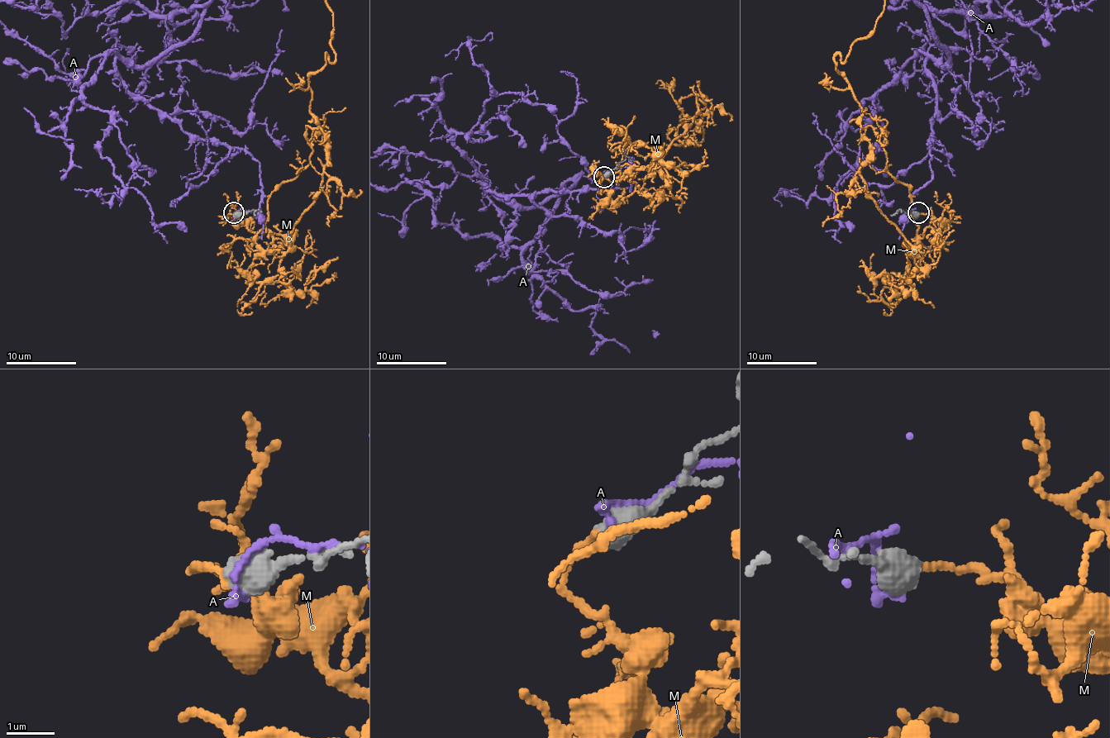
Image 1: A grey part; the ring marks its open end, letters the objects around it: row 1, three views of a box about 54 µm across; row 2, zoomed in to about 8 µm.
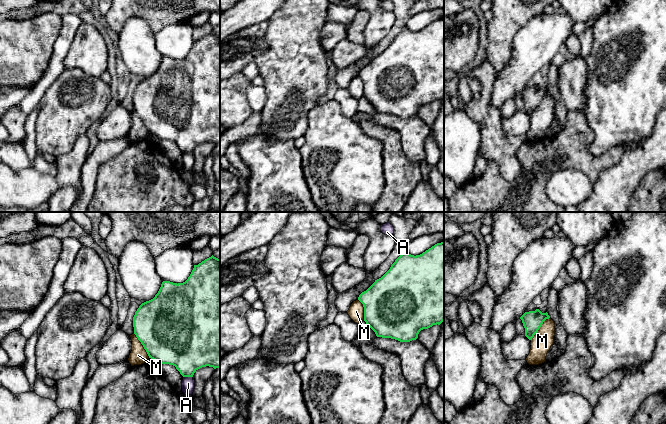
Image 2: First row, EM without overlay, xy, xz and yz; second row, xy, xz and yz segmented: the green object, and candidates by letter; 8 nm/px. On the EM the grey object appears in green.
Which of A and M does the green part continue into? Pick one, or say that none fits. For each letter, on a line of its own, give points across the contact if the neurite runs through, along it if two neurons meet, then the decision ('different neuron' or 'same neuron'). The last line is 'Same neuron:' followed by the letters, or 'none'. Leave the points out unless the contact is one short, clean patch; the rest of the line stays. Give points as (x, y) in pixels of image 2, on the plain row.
A: border along xy (183, 152), (192, 153); different neuron
M: border along xy (133, 109), (149, 133); different neuron
Same neuron: none

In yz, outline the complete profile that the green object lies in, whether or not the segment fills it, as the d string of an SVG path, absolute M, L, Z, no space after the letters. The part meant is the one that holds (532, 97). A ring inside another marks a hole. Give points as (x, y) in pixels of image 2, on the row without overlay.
M539 85L535 87L525 88L520 95L522 96L523 102L525 104L525 112L532 116L534 111L538 108L539 104L542 102L546 95L549 95L548 89L542 89Z

